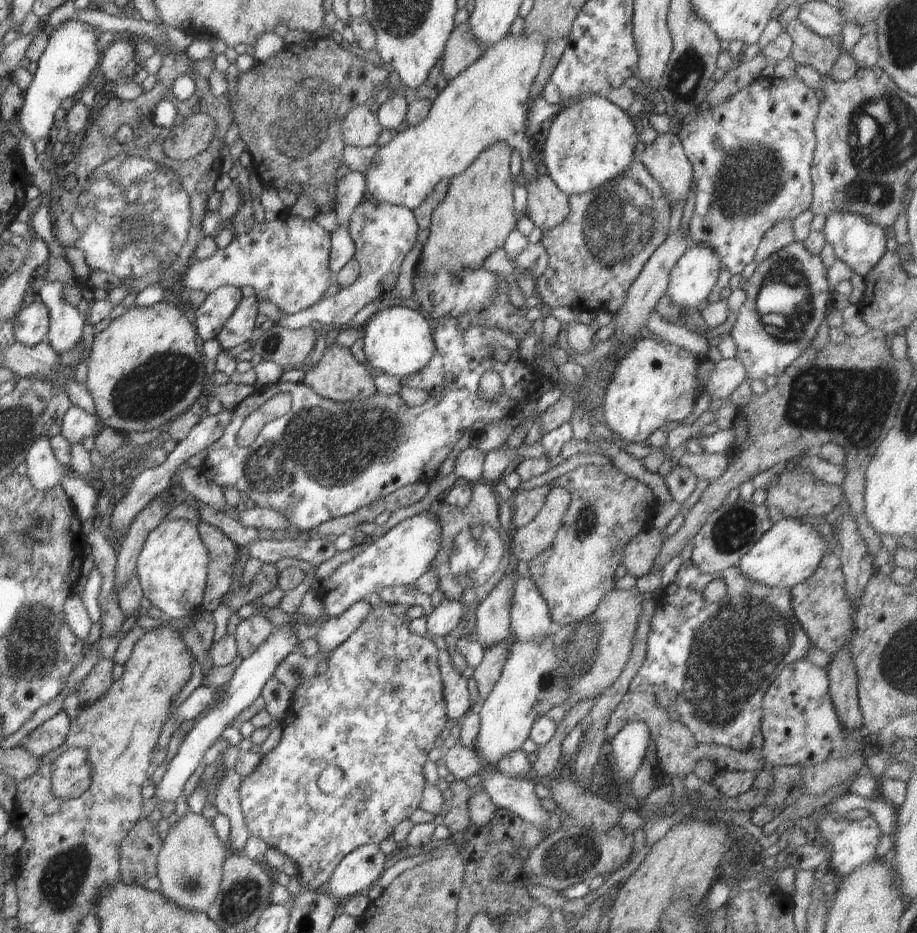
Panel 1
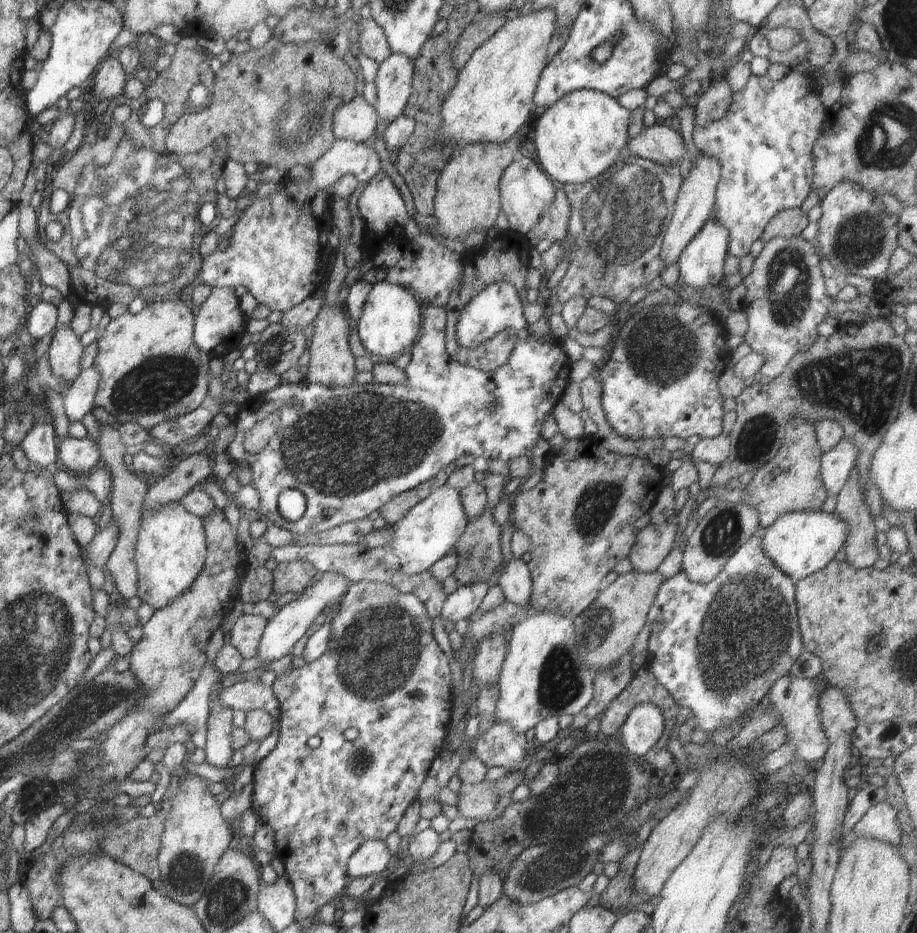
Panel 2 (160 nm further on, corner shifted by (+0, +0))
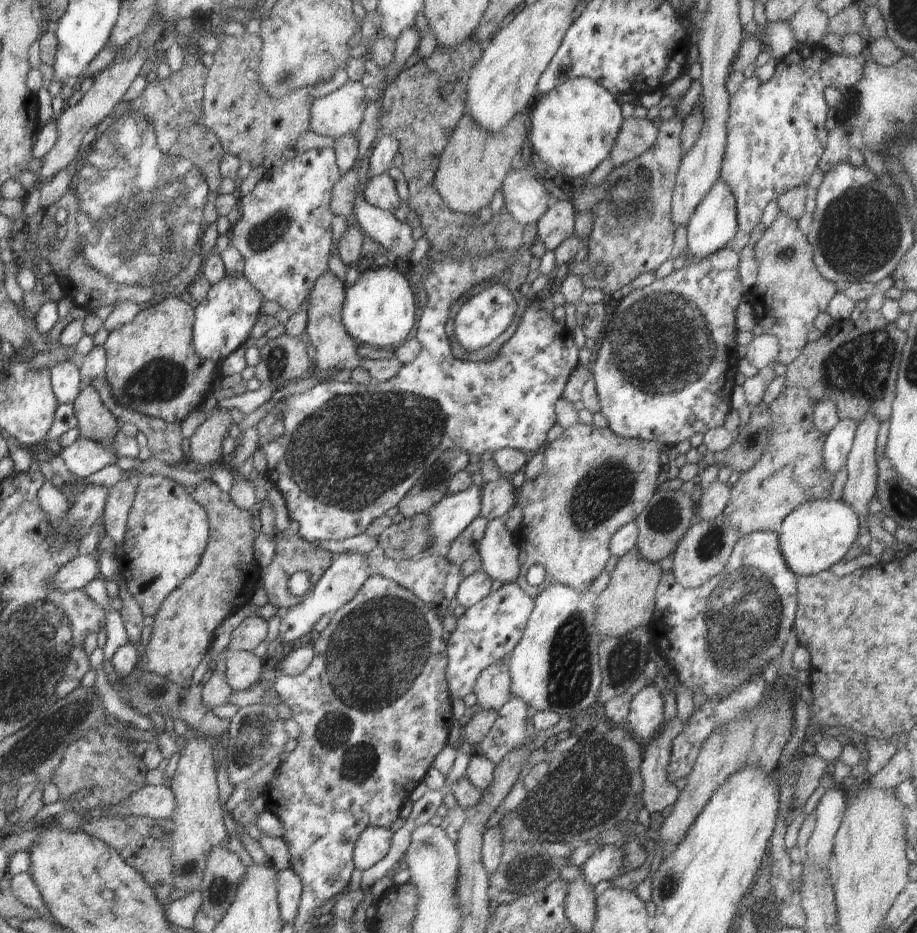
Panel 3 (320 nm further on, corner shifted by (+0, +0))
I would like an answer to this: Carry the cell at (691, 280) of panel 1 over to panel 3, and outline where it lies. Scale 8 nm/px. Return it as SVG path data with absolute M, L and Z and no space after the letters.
M718 178L718 182L714 182L710 192L706 192L704 200L698 202L694 216L690 216L690 224L688 224L687 230L689 257L694 258L694 260L704 260L708 256L712 258L712 254L716 254L728 246L738 231L734 196L730 194L728 186L724 186L722 179Z

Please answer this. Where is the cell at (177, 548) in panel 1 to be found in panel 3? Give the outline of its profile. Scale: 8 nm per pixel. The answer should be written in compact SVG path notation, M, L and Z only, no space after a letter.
M144 476L140 480L130 513L127 517L127 530L122 542L122 576L126 580L126 588L133 600L140 606L143 616L154 617L164 600L176 588L183 584L188 576L196 570L200 558L207 546L209 522L206 512L196 504L192 495L188 495L183 486L166 476Z

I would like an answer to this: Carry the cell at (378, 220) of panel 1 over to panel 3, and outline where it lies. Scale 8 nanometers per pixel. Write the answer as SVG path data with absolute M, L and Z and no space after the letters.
M387 173L368 180L364 190L364 199L372 207L388 212L394 212L401 204L396 184Z

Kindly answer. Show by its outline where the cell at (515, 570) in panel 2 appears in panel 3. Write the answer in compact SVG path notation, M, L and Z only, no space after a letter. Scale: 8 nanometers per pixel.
M504 519L488 521L477 553L477 558L482 561L481 571L486 572L492 581L500 580L503 584L517 582L525 569L520 568L519 554Z

